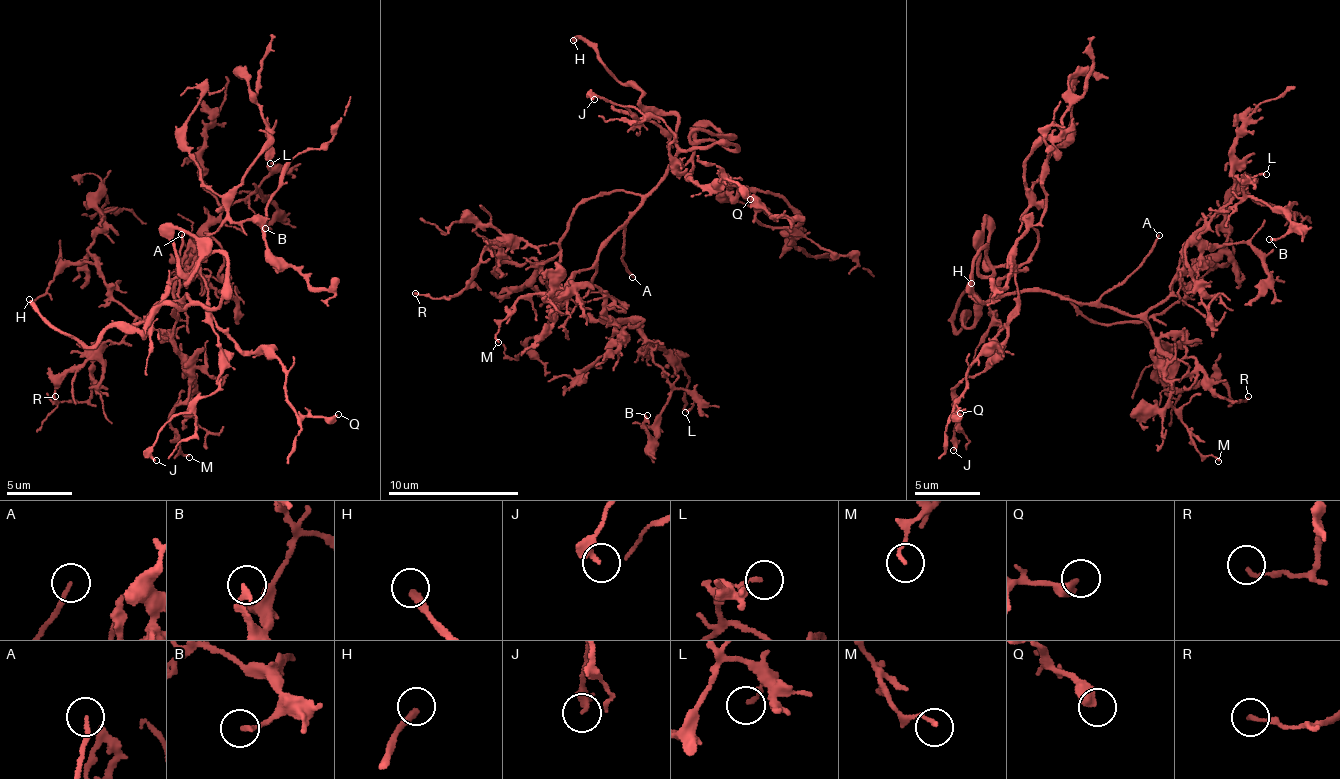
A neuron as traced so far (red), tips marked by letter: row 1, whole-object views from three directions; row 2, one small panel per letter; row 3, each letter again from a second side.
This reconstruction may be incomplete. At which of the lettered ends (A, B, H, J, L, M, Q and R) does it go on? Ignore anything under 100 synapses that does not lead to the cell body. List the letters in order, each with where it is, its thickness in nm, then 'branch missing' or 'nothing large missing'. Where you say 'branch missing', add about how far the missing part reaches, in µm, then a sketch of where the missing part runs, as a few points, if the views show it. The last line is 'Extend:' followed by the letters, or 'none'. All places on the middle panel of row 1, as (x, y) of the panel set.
A: at (632, 277); 170 nm thick; nothing large missing
B: at (647, 415); 240 nm thick; nothing large missing
H: at (573, 40); 280 nm thick; branch missing; about 30 µm are missing; missing branch runs (573, 40), (551, 42), (546, 34), (557, 29), (558, 38), (573, 34), (580, 22)
J: at (594, 99); 200 nm thick; nothing large missing
L: at (685, 412); 130 nm thick; nothing large missing
M: at (498, 342); 140 nm thick; nothing large missing
Q: at (750, 199); 440 nm thick; nothing large missing
R: at (415, 293); 140 nm thick; nothing large missing
Extend: H

